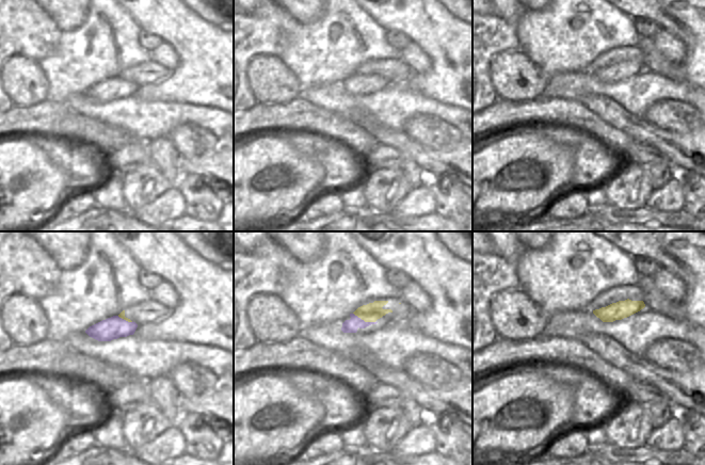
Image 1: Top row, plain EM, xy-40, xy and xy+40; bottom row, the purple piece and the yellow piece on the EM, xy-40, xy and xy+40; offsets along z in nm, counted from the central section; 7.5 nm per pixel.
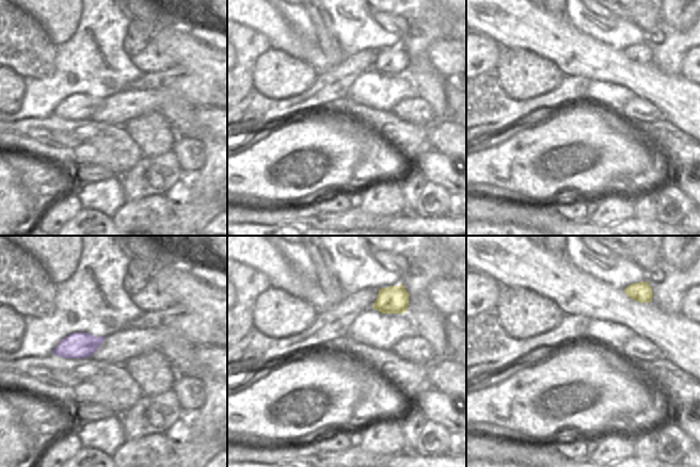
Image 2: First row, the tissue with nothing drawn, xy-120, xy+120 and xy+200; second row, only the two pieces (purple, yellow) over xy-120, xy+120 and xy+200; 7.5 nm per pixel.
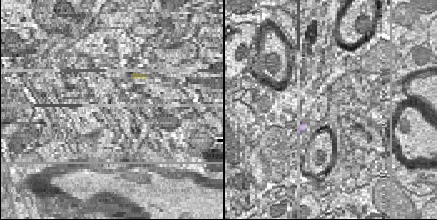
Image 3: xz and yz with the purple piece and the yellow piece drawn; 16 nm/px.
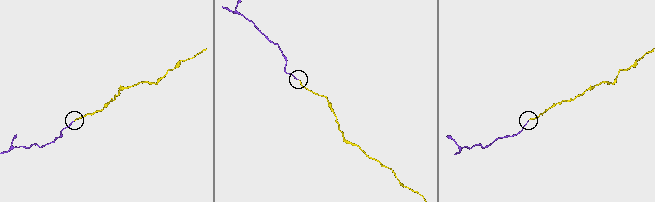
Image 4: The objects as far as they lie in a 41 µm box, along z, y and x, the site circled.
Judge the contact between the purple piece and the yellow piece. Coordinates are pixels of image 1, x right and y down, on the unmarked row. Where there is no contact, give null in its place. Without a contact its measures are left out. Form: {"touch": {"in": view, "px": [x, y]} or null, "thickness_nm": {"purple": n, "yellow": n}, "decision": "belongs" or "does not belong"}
{"touch": {"in": "xy", "px": [363, 81]}, "thickness_nm": {"purple": 100, "yellow": 140}, "decision": "belongs"}

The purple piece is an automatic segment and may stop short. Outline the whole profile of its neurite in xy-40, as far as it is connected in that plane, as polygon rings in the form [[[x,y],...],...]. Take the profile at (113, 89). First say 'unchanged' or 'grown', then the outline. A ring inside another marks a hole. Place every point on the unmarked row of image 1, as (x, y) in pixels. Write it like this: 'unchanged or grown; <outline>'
grown; [[[125,71],[90,87],[85,94],[98,102],[111,102],[119,98],[133,96],[138,85],[125,78]]]

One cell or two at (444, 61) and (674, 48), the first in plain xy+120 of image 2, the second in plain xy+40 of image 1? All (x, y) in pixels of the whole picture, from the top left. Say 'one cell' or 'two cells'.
one cell

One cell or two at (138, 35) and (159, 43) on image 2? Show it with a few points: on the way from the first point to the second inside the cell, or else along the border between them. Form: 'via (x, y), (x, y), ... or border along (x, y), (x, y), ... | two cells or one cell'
border along (157, 28), (150, 39), (136, 54), (131, 55) | two cells

